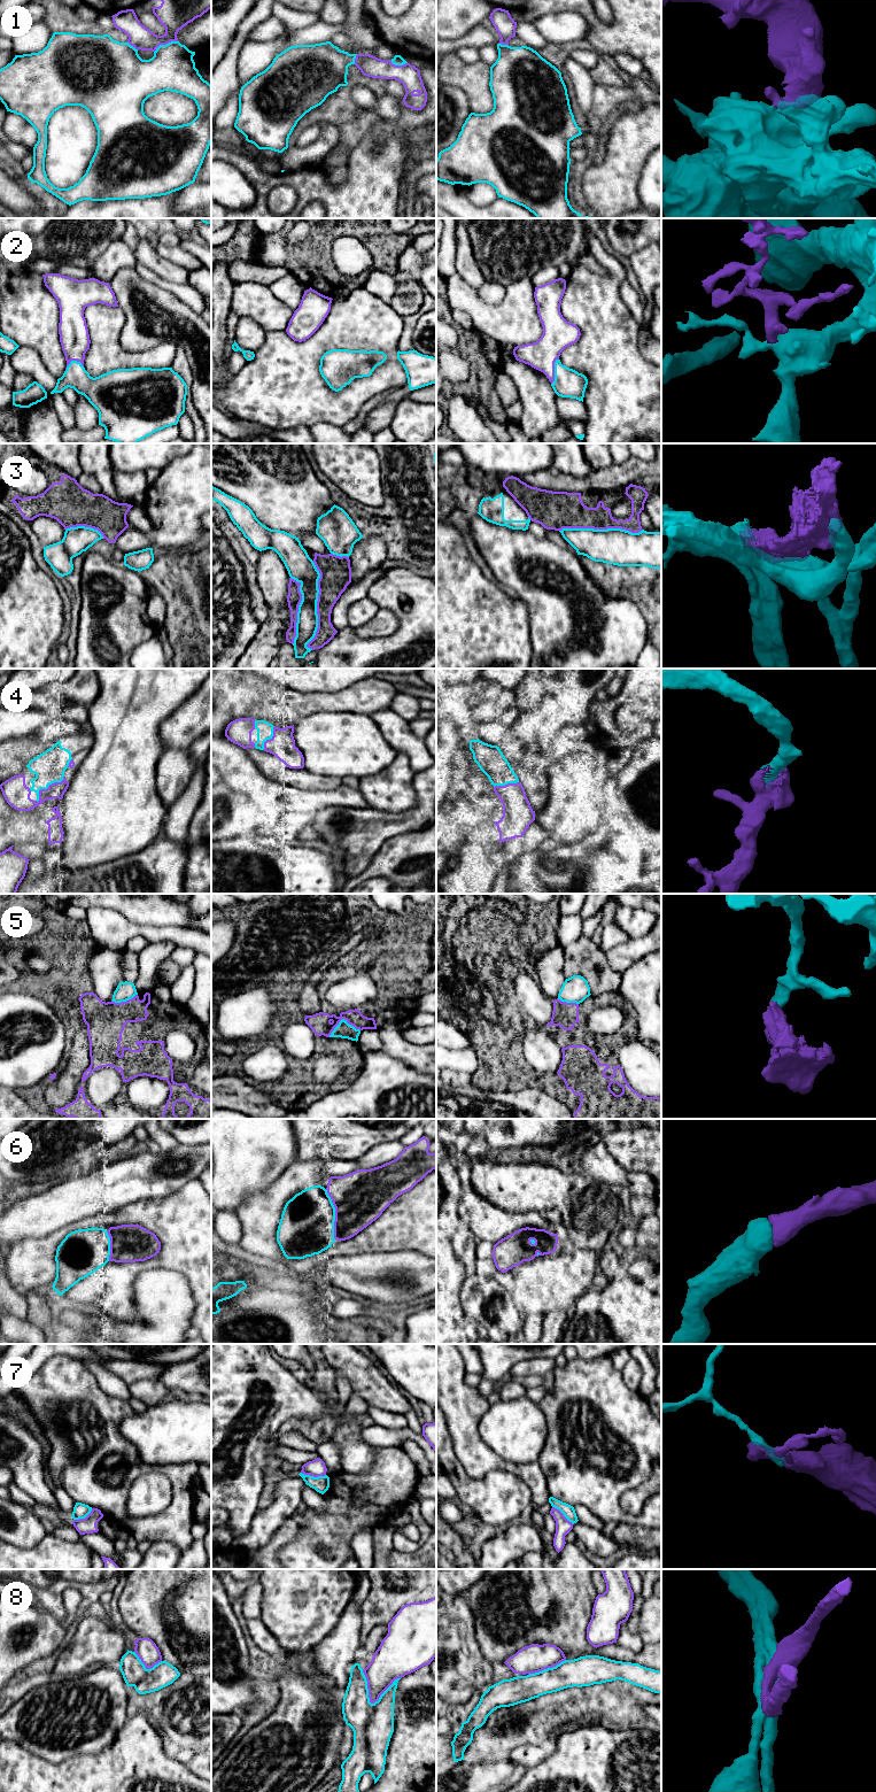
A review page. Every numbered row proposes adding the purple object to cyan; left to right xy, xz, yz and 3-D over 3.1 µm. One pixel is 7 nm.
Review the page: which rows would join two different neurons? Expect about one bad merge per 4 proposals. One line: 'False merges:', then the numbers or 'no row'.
False merges: 3, 5, 7

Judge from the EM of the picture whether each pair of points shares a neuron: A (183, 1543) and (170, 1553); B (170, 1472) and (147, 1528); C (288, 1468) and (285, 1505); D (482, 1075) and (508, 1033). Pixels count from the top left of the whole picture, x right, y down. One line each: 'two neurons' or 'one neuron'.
A: two neurons
B: one neuron
C: two neurons
D: one neuron

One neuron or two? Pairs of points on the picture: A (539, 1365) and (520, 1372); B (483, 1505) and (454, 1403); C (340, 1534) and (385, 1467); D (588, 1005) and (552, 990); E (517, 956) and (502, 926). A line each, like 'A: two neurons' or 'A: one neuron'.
A: one neuron
B: two neurons
C: one neuron
D: two neurons
E: two neurons

